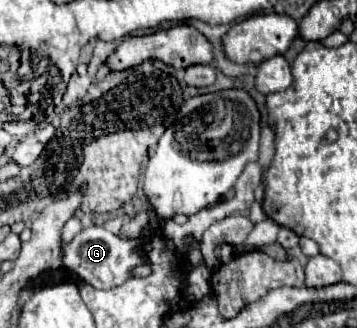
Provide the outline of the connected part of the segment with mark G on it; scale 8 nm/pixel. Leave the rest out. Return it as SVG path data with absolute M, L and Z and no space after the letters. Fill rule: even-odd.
M90 225L82 229L70 243L62 245L62 265L96 289L112 289L122 285L128 279L128 271L144 261L146 257L140 239L124 241L118 235L106 231L102 225Z

